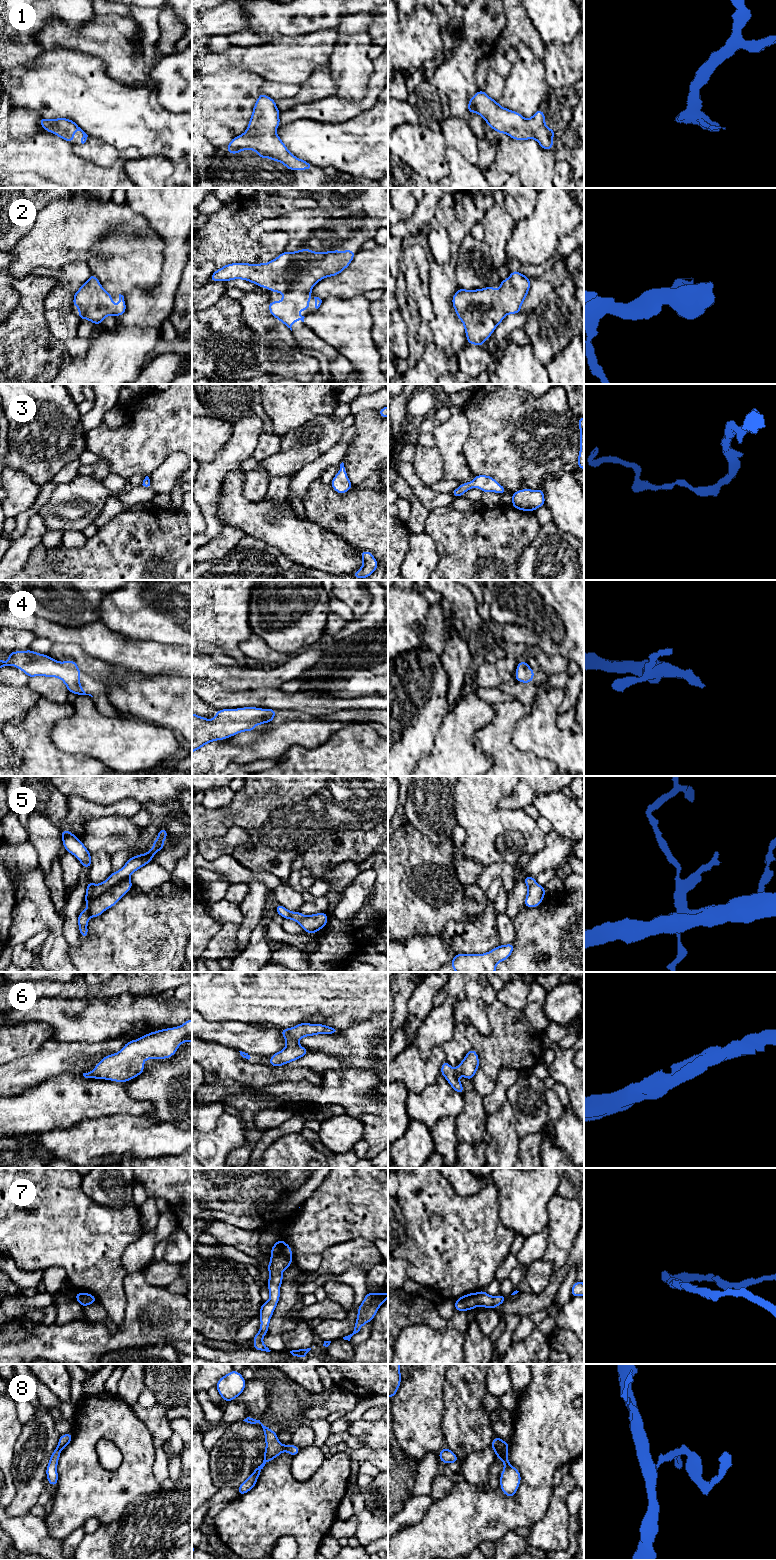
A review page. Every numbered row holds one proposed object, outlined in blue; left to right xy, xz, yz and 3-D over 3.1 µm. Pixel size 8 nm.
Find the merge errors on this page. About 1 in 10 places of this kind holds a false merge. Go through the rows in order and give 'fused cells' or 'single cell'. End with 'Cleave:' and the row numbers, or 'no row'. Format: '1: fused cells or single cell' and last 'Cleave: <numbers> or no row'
1: single cell
2: single cell
3: single cell
4: single cell
5: single cell
6: single cell
7: single cell
8: single cell
Cleave: no row

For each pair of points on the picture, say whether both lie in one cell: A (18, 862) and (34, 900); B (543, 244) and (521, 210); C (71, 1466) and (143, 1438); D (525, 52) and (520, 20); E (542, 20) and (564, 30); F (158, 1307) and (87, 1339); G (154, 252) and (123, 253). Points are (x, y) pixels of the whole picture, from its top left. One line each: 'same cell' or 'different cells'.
A: different cells
B: different cells
C: same cell
D: different cells
E: same cell
F: same cell
G: same cell

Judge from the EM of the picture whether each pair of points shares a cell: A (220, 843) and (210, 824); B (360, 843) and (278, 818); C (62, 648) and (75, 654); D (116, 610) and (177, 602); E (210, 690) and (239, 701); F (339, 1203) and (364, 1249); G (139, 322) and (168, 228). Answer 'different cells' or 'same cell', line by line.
A: different cells
B: different cells
C: same cell
D: same cell
E: same cell
F: different cells
G: same cell

